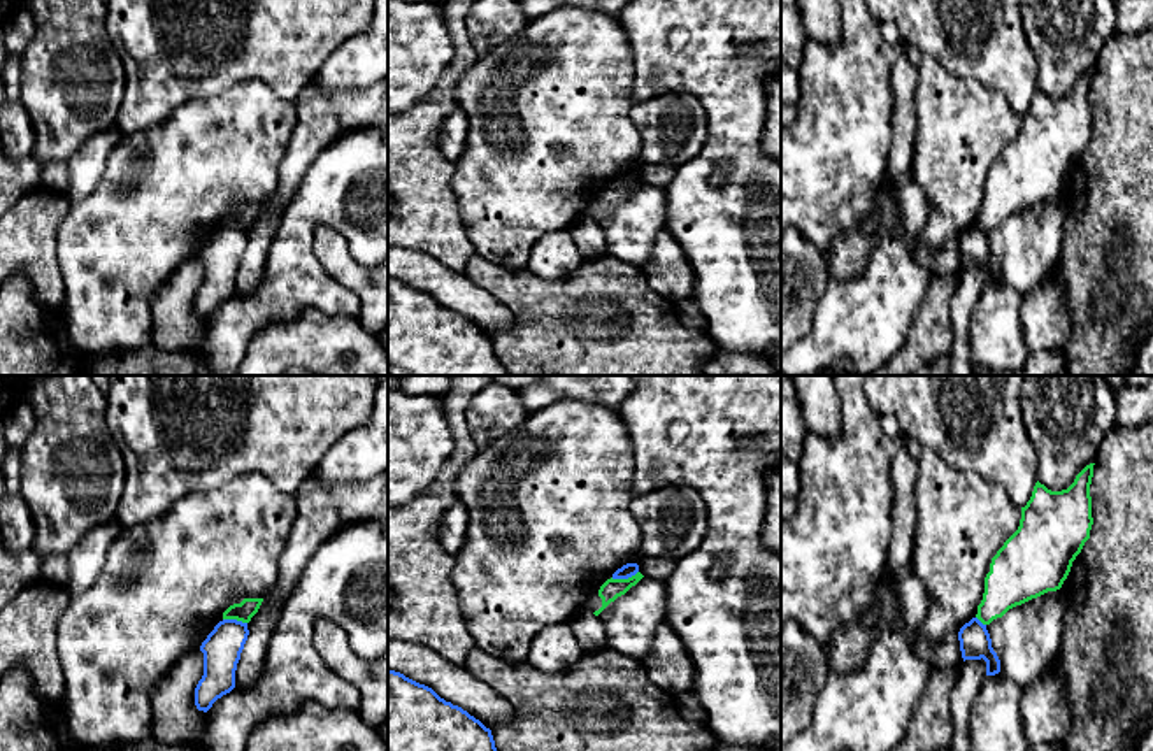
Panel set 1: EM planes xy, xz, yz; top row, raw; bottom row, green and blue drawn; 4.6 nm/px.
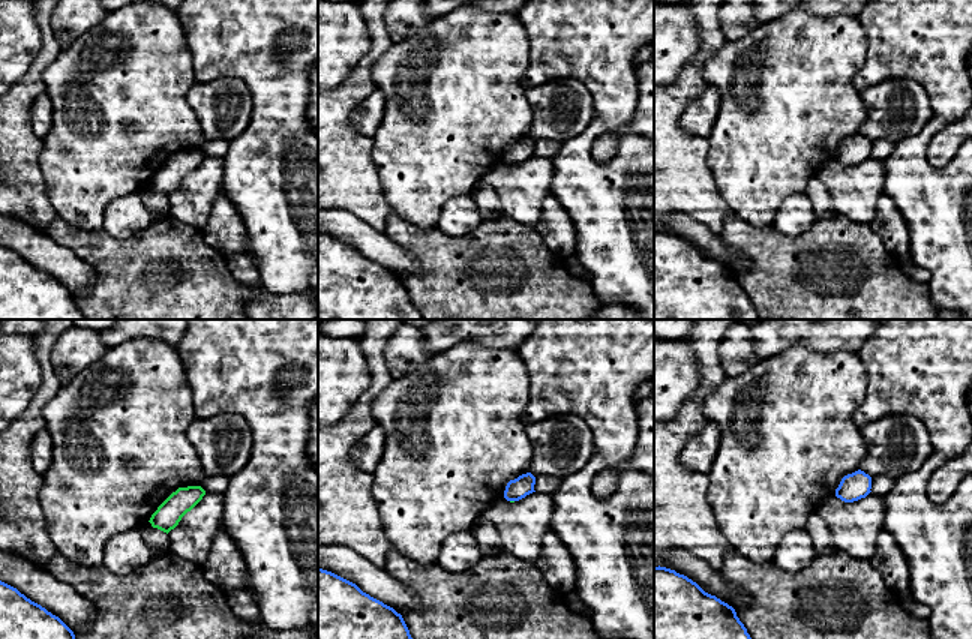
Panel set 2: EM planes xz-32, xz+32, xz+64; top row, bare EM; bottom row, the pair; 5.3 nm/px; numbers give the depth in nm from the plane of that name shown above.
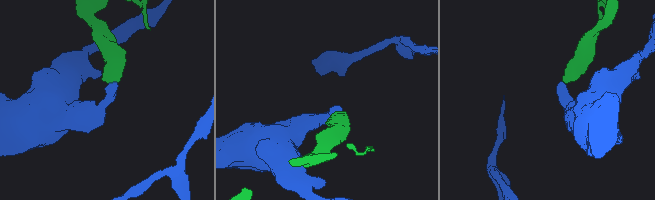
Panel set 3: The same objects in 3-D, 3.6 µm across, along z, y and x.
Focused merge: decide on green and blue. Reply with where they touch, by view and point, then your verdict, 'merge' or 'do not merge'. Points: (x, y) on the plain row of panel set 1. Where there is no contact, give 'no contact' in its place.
xz (623, 186) | do not merge

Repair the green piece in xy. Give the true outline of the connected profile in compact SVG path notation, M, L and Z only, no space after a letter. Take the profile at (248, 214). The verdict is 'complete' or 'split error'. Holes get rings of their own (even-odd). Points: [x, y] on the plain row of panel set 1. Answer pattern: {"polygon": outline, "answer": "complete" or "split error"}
{"polygon": "M244 205L240 211L230 212L223 219L223 226L237 226L242 230L249 230L251 225L258 219L263 205Z", "answer": "complete"}

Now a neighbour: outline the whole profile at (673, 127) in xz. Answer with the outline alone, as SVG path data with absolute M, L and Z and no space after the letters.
M665 93L635 102L630 121L641 137L642 165L679 167L695 158L707 139L707 116L690 93Z

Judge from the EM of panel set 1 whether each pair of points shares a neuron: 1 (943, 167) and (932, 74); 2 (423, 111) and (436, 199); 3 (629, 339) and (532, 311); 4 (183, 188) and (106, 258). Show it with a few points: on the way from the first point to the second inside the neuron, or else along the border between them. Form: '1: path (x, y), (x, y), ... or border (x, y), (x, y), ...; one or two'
1: path (943, 144), (943, 97); one
2: path (423, 132), (423, 178); one
3: path (604, 339), (572, 339), (557, 325); one
4: path (164, 200), (125, 239); one

